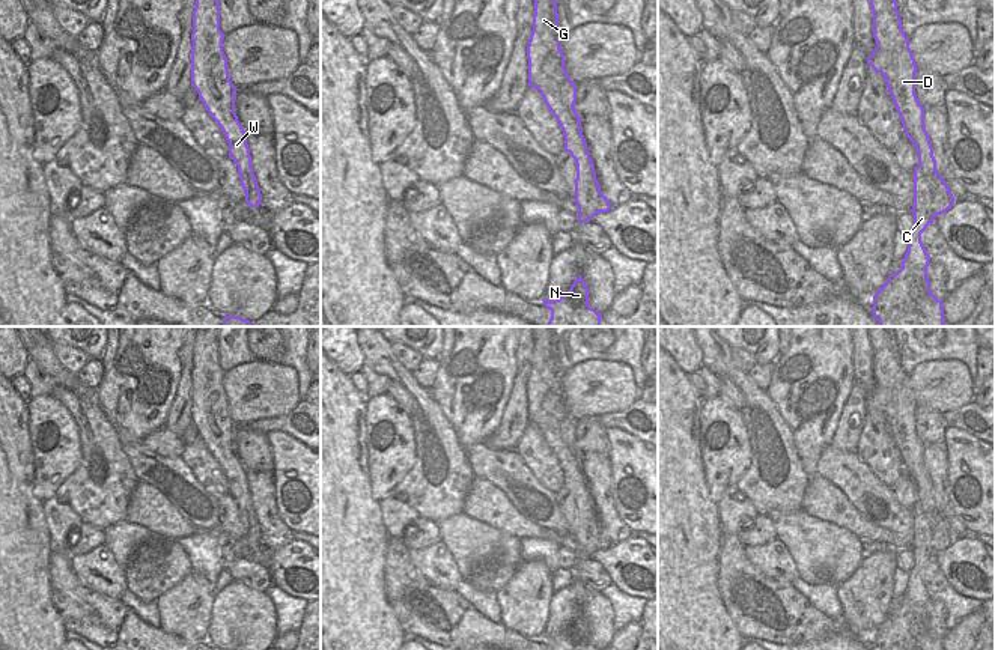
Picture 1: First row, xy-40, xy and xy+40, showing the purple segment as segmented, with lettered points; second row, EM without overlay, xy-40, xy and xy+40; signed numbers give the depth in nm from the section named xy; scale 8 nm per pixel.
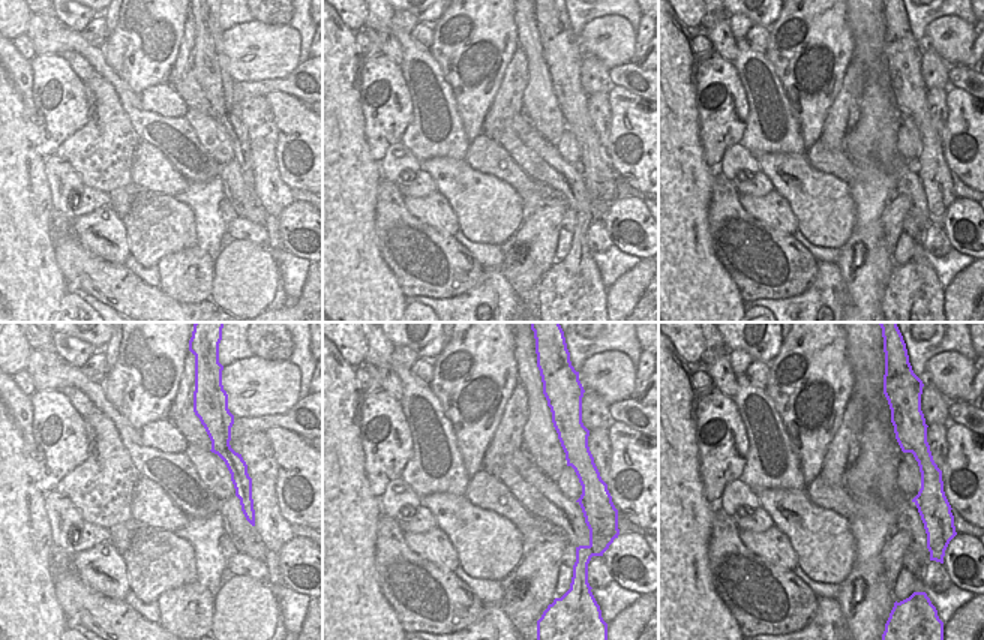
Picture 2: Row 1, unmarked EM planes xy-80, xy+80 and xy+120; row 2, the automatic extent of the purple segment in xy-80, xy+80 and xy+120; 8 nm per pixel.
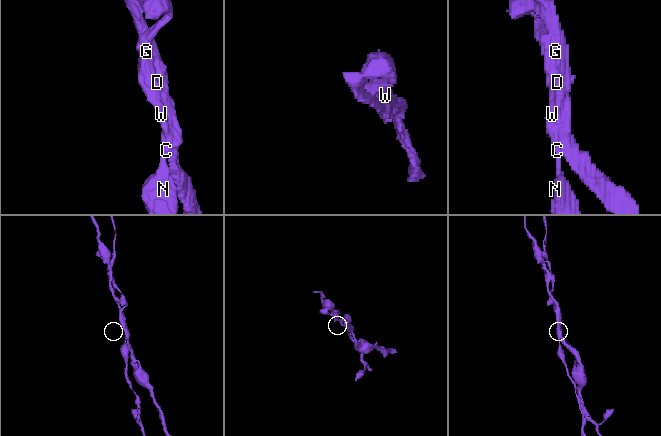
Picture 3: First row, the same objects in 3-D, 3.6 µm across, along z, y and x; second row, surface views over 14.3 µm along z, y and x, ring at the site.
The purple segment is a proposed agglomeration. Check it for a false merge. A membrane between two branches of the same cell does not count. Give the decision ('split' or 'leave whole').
split

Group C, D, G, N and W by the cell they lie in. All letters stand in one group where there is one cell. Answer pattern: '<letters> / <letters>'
C G N W / D

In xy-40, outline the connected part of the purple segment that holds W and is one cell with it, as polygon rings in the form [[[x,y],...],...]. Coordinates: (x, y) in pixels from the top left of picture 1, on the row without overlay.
[[[215,327],[199,328],[193,348],[191,420],[209,453],[229,480],[229,495],[238,503],[245,539],[259,545],[262,531],[253,510],[247,471],[235,450],[236,424],[230,421],[220,367],[220,339]]]

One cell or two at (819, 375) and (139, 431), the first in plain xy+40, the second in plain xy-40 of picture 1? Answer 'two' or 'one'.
one

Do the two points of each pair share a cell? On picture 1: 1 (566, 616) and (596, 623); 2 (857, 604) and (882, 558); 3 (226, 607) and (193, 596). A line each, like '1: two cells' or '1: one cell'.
1: one cell
2: one cell
3: two cells

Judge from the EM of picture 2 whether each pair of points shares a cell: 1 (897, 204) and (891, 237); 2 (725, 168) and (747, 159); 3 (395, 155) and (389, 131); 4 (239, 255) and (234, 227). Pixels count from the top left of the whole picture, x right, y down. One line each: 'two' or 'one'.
1: one
2: one
3: two
4: two

